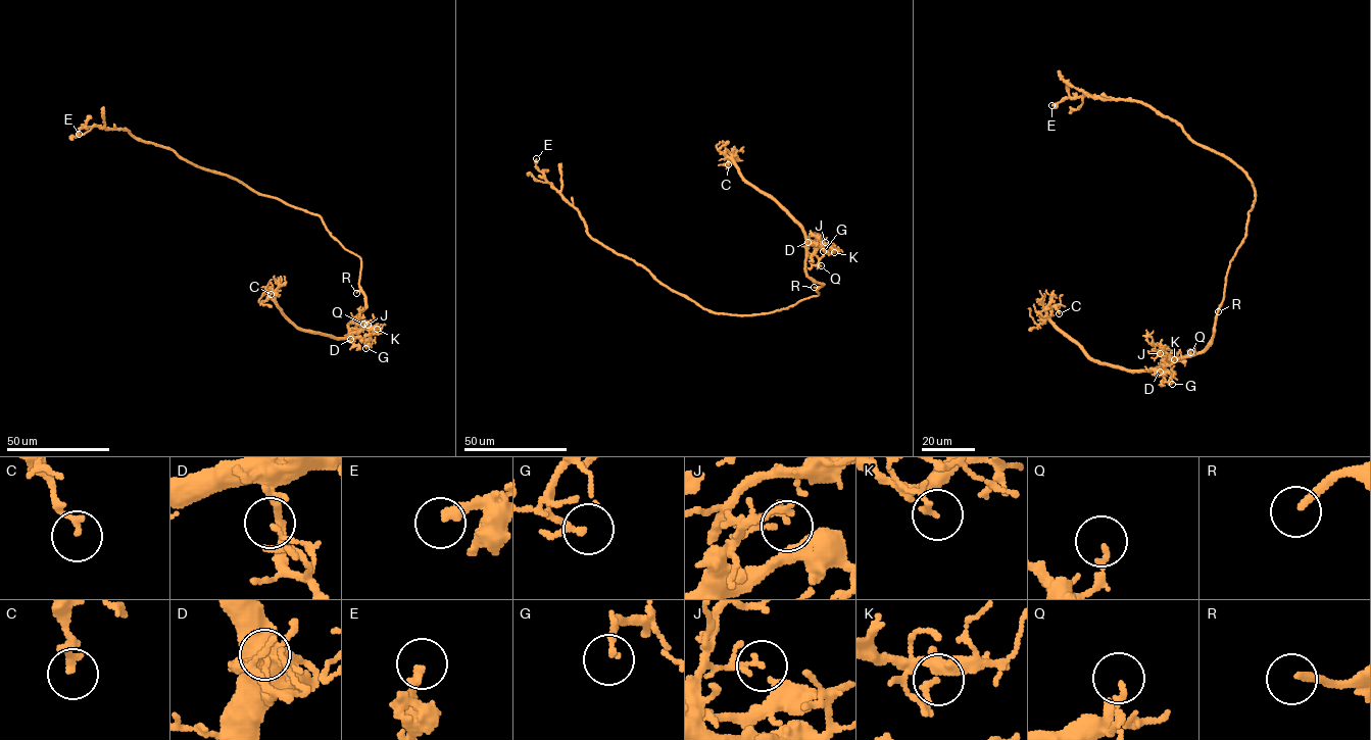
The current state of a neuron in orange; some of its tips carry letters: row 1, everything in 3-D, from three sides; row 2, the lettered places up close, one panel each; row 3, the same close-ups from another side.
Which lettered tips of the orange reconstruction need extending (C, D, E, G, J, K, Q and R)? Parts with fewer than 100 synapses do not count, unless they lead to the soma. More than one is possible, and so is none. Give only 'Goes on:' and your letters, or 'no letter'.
Goes on: R

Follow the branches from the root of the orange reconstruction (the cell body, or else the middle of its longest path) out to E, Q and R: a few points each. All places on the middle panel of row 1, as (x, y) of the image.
E: (778, 310), (750, 315), (715, 313), (671, 290), (630, 258), (595, 241), (580, 213), (536, 165), (536, 158)
Q: (778, 310), (819, 294), (817, 290), (823, 284), (814, 282), (805, 273), (810, 244), (816, 248), (821, 265)
R: (778, 310), (817, 296), (818, 288), (814, 287)

